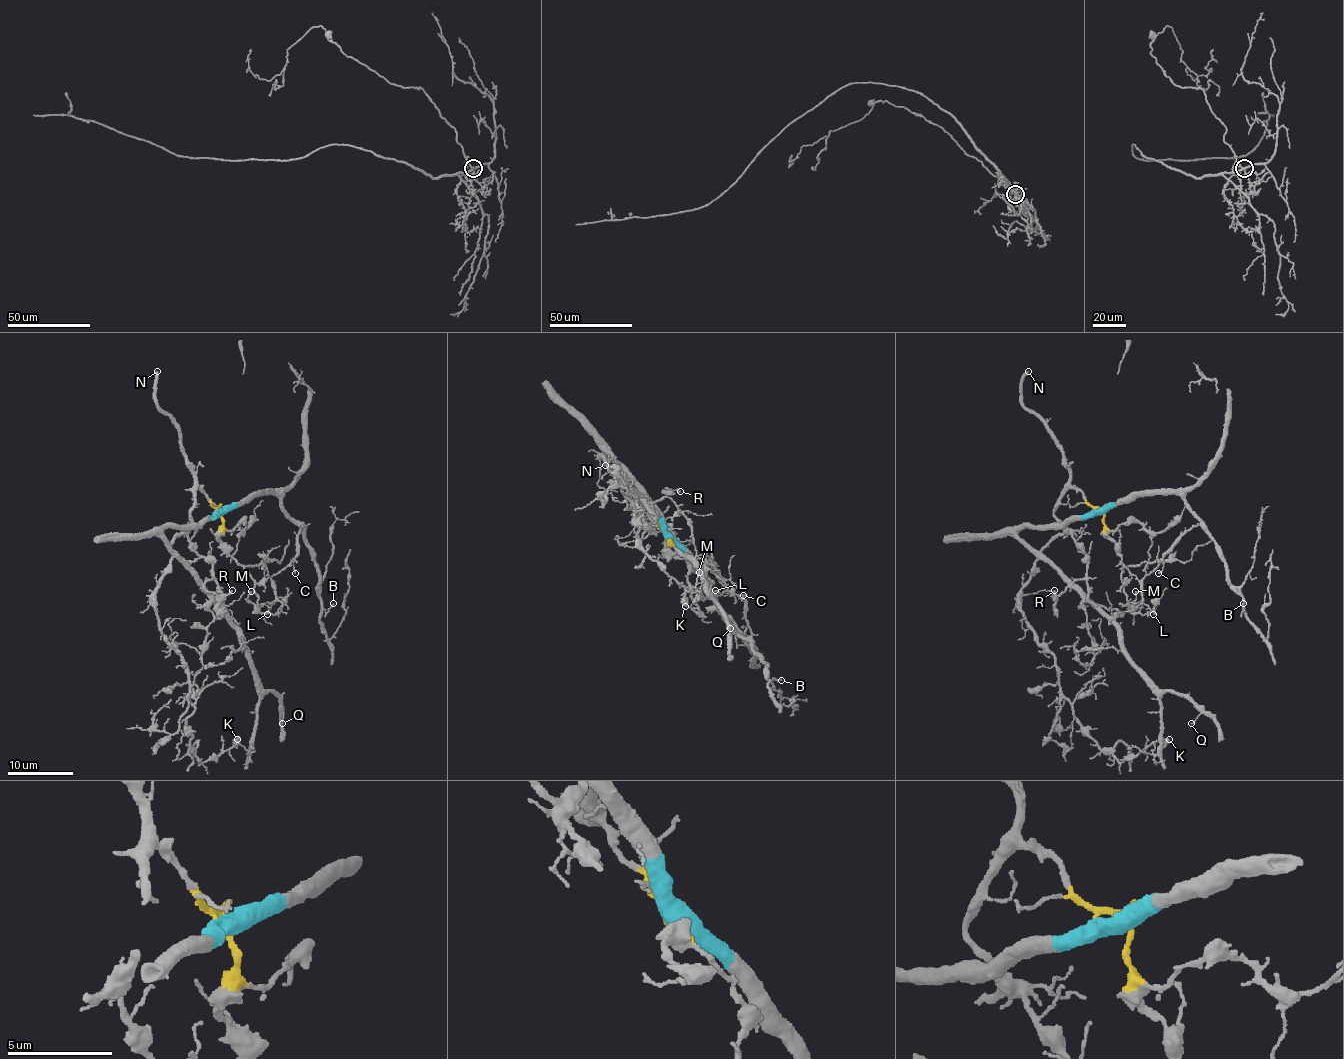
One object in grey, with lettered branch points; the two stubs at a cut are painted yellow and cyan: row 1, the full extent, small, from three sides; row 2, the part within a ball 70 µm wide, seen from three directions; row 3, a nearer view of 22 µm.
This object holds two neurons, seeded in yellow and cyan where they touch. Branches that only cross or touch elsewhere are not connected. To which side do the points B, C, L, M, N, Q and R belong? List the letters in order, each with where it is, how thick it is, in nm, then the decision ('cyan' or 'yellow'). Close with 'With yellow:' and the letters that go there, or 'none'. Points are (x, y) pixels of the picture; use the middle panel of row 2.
B: place (781, 680); calibre 110 nm; cyan
C: place (743, 595); calibre 110 nm; cyan
L: place (715, 590); calibre 110 nm; yellow
M: place (699, 572); calibre 130 nm; yellow
N: place (605, 465); calibre 320 nm; yellow
Q: place (730, 628); calibre 120 nm; cyan
R: place (680, 491); calibre 170 nm; yellow
With yellow: L, M, N, R

